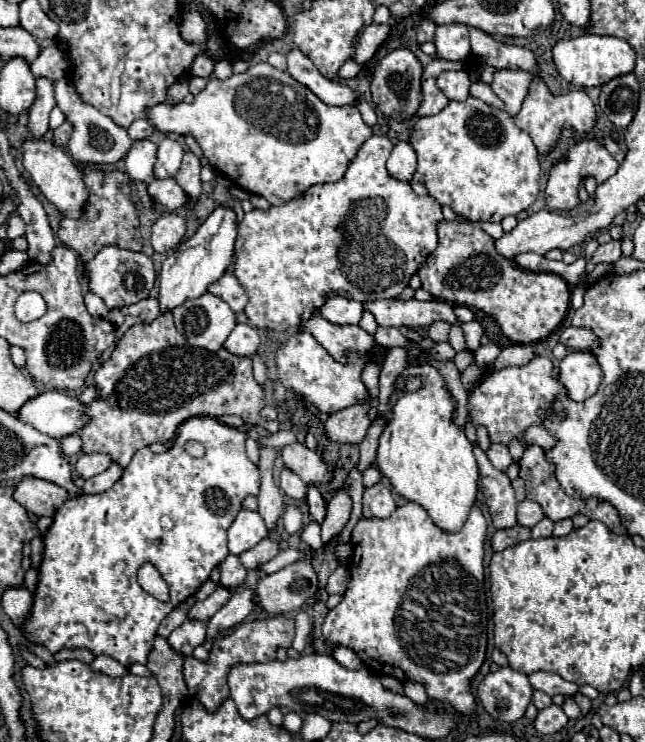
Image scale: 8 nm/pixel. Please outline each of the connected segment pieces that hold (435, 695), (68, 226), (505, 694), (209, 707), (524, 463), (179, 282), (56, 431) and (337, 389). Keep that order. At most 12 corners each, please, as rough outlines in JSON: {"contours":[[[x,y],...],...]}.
{"contours":[[[486,517],[352,531],[322,633],[472,715]],[[82,167],[88,201],[56,237],[82,261],[106,245],[142,251],[122,171]],[[502,667],[480,681],[492,719],[524,717],[534,689],[524,673]],[[294,619],[238,625],[206,661],[184,659],[190,695],[210,713],[228,699],[238,663],[268,663],[290,647]],[[526,447],[520,479],[526,499],[548,519],[584,513],[626,533],[610,503],[574,499],[560,489],[542,447]],[[218,207],[160,271],[162,315],[226,273],[236,213]],[[52,389],[18,417],[54,439],[92,421],[78,397]],[[308,331],[276,351],[282,385],[330,415],[366,397],[368,357],[336,363]]]}

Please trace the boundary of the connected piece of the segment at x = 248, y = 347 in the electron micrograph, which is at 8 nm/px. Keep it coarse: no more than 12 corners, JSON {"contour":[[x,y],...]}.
{"contour":[[238,323],[224,347],[238,357],[252,357],[258,331]]}

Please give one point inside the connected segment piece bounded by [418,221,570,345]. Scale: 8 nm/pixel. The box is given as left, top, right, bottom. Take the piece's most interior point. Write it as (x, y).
(465, 269)

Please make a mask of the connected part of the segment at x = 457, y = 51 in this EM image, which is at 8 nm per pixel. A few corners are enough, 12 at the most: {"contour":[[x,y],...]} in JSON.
{"contour":[[436,27],[436,57],[470,59],[470,29]]}

